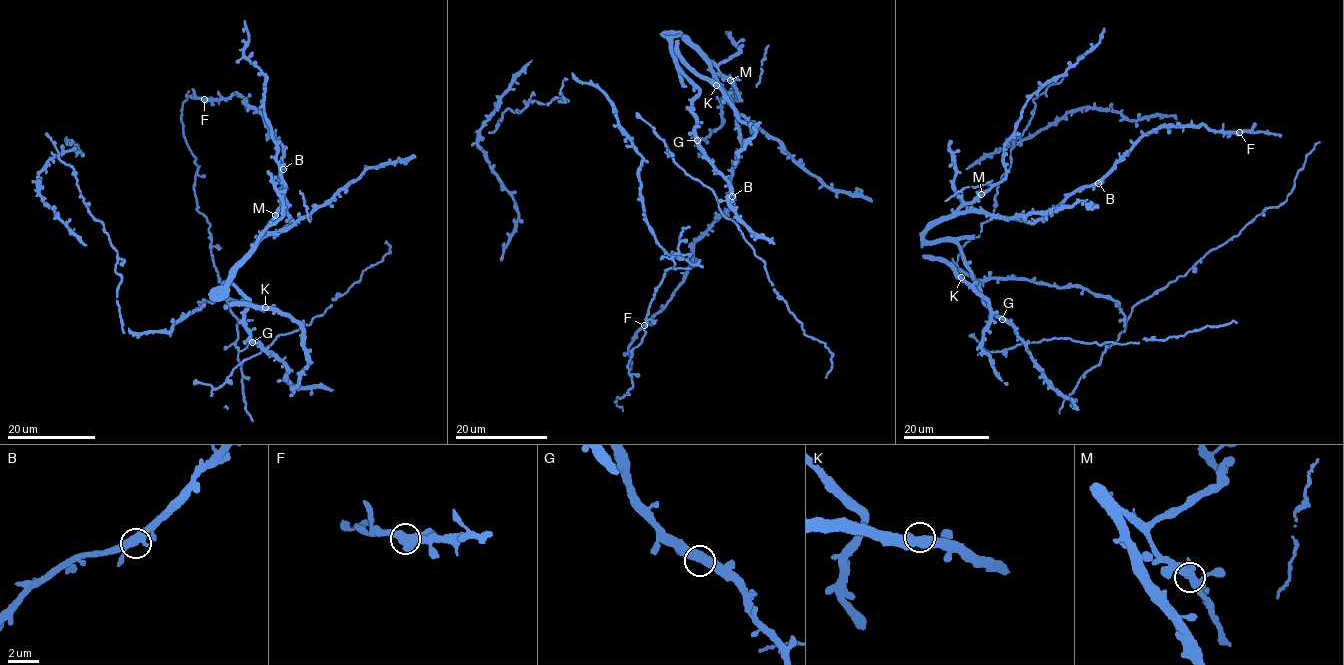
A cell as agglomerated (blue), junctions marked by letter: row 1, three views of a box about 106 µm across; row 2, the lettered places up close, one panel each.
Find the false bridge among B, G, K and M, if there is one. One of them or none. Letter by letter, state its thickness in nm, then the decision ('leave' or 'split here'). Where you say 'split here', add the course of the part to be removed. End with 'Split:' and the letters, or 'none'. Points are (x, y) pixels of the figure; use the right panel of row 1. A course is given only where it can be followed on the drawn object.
B: 550 nm | leave
G: 550 nm | leave
K: 550 nm | leave
M: 550 nm | leave
Split: none

